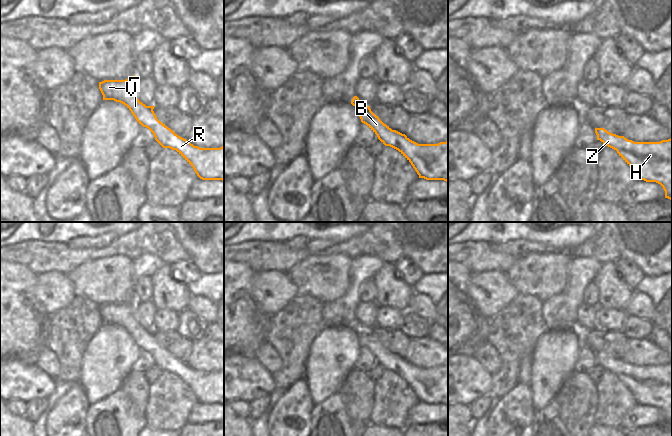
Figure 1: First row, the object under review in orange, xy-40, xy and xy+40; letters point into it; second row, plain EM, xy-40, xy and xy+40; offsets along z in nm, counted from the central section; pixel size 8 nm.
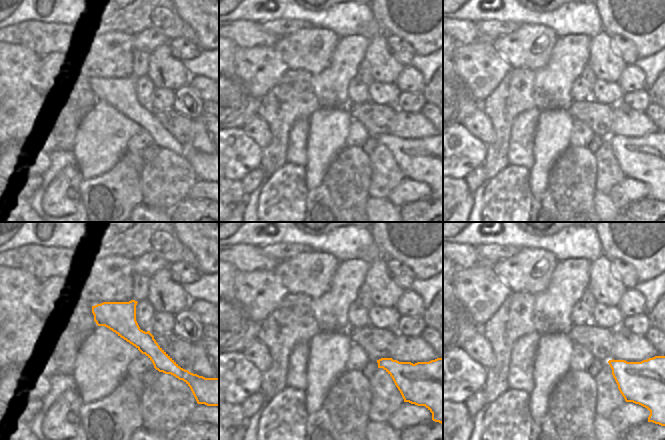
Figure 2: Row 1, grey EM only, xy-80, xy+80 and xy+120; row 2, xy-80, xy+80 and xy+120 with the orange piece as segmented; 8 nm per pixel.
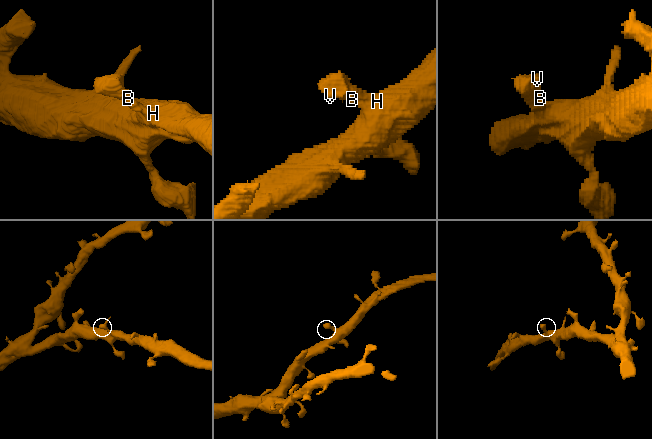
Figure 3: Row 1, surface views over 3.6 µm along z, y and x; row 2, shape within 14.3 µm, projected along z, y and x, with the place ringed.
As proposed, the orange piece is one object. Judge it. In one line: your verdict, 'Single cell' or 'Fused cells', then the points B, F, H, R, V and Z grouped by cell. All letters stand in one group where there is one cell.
Single cell. Groups: B F H R V Z

